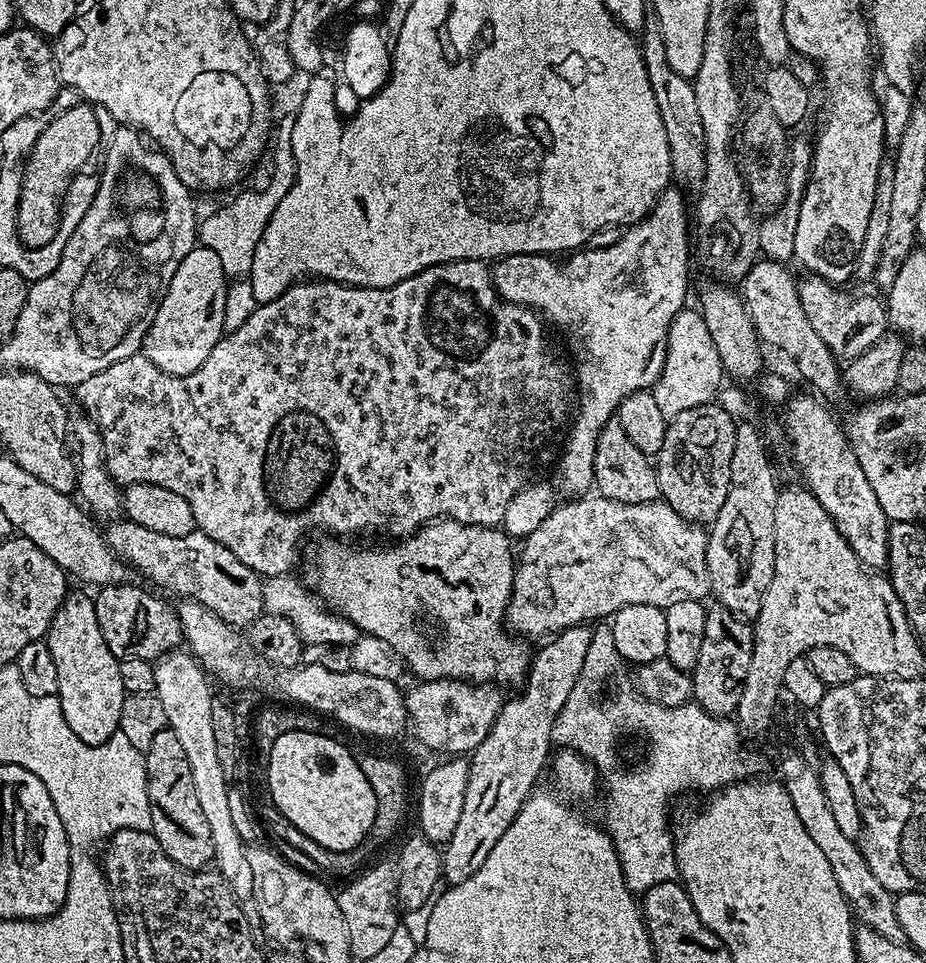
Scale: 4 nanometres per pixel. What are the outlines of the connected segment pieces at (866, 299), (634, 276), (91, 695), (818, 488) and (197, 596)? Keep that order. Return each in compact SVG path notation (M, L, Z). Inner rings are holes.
M808 274L803 278L798 284L802 309L832 353L840 354L843 348L849 348L852 354L865 352L889 331L888 309L881 301L879 304L872 296L847 296L840 292L844 290L820 276Z
M679 187L665 188L652 211L637 224L625 227L618 242L613 245L605 248L588 246L573 251L567 258L557 259L560 260L557 264L548 254L506 256L495 261L492 268L492 280L496 283L496 293L501 300L510 304L523 304L543 317L549 325L557 324L572 347L572 356L577 364L577 368L574 368L574 384L578 389L580 413L577 416L575 413L567 429L568 441L560 456L560 476L572 494L584 494L593 487L598 434L602 434L604 427L619 413L620 403L630 394L651 389L663 374L668 331L675 316L685 307L684 299L688 296L690 204L688 206L684 201L683 194Z
M69 591L62 606L54 614L48 628L46 643L50 658L58 669L58 690L66 726L87 744L105 744L120 727L122 702L125 698L122 678L118 675L120 661L110 654L110 646L98 630L96 602L84 592Z
M793 395L791 399L788 400L786 404L786 410L788 413L785 414L784 420L782 419L784 434L787 440L787 443L790 445L790 456L791 459L796 459L796 464L800 467L800 472L804 475L803 483L806 485L808 491L814 494L814 498L818 498L818 502L822 502L822 510L826 510L826 514L830 514L830 518L838 526L838 530L842 534L842 538L846 538L846 542L850 546L850 550L854 550L854 554L859 558L861 564L869 570L884 570L888 567L888 526L889 518L886 514L883 513L882 505L878 502L877 495L874 494L873 487L870 486L869 482L866 480L866 475L862 472L862 466L859 465L858 458L855 457L855 452L852 449L852 444L848 439L848 433L842 427L841 421L840 424L815 400L817 397L812 396L796 396Z
M127 518L117 519L106 528L112 551L133 573L141 572L152 584L177 592L177 597L193 600L237 630L247 629L264 612L264 586L261 577L251 572L226 546L214 542L205 532L194 531L182 538L146 530Z

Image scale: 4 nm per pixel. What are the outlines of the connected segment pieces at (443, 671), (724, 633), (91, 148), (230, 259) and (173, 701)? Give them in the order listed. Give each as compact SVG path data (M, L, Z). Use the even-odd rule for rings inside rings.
M444 518L439 522L425 524L419 532L414 532L411 536L393 543L396 544L393 548L372 548L369 552L347 552L342 545L335 544L335 542L340 543L335 539L328 538L325 540L328 541L324 544L324 552L328 557L325 560L316 560L309 566L308 580L306 579L307 587L314 590L315 595L332 611L345 616L356 628L360 629L361 633L374 638L382 638L382 642L389 644L400 655L400 659L404 661L407 671L420 676L416 678L421 681L463 680L475 685L495 682L497 685L505 686L504 684L517 683L516 685L519 685L528 675L530 650L528 652L527 646L524 645L527 643L523 639L509 634L504 625L508 611L508 601L512 598L512 583L516 577L517 565L517 561L514 559L514 548L512 552L513 541L507 532L496 526L483 528L473 524L460 524L451 518Z
M720 605L707 609L705 633L702 636L702 651L692 669L692 700L712 716L728 718L736 711L746 682L746 670L750 666L753 646L753 627Z
M79 102L73 108L56 117L42 132L42 136L36 141L31 156L26 163L19 197L16 229L19 232L20 243L25 248L30 250L40 249L53 240L54 234L57 233L59 228L61 206L69 184L76 174L81 173L87 167L85 166L86 162L91 158L99 144L101 147L103 138L96 118L95 107L86 102Z
M287 135L275 137L272 152L272 177L261 192L240 192L229 204L221 206L217 212L201 219L198 224L198 240L201 245L214 254L218 254L218 262L222 262L224 275L229 278L240 278L249 271L252 252L256 243L262 238L278 202L286 198L290 186L296 177L296 164L292 161L292 142Z
M184 650L168 652L154 664L154 682L156 695L162 702L162 710L166 710L168 727L178 734L178 743L186 750L186 762L190 762L190 774L194 777L194 791L198 794L198 806L202 806L202 814L206 814L206 822L210 822L210 838L216 851L214 857L215 871L222 874L232 887L232 893L241 902L253 899L252 887L254 874L250 874L250 860L246 851L246 843L238 834L230 818L227 790L229 777L224 775L222 762L218 762L218 749L214 743L214 726L210 722L210 714L214 697L209 677L206 675L195 656Z

